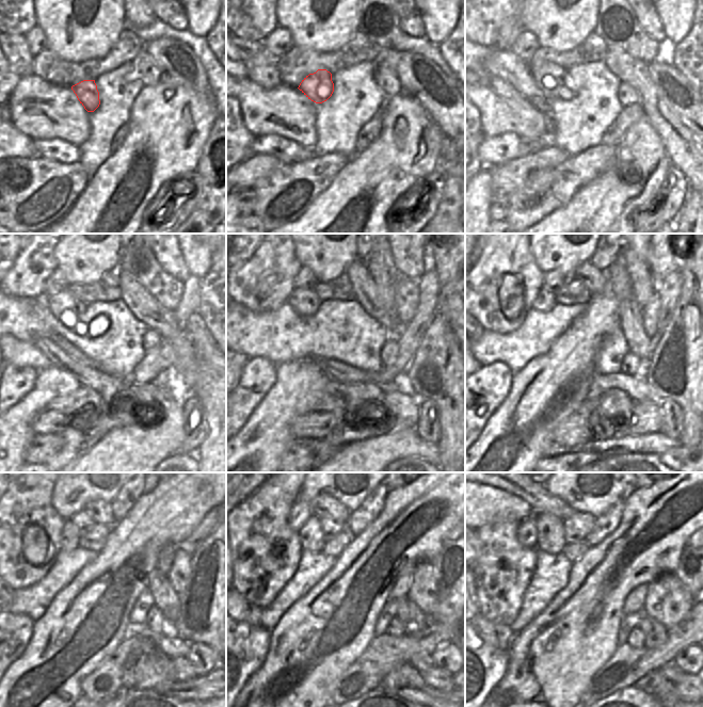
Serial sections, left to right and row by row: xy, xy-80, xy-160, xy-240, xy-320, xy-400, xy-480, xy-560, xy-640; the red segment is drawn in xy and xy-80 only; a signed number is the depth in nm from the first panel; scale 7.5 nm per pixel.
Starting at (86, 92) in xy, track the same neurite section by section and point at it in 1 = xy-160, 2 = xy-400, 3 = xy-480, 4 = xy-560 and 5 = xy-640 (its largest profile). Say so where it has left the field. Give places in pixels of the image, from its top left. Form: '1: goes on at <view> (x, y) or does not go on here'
1: goes on at xy-160 (550, 78)
2: goes on at xy-400 (545, 301)
3: goes on at xy-480 (70, 537)
4: goes on at xy-560 (312, 537)
5: goes on at xy-640 (549, 528)

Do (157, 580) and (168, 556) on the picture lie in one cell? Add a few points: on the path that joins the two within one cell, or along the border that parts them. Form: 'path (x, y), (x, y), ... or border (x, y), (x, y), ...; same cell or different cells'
border (157, 567), (166, 575); different cells

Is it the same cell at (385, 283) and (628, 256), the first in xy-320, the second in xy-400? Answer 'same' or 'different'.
different

